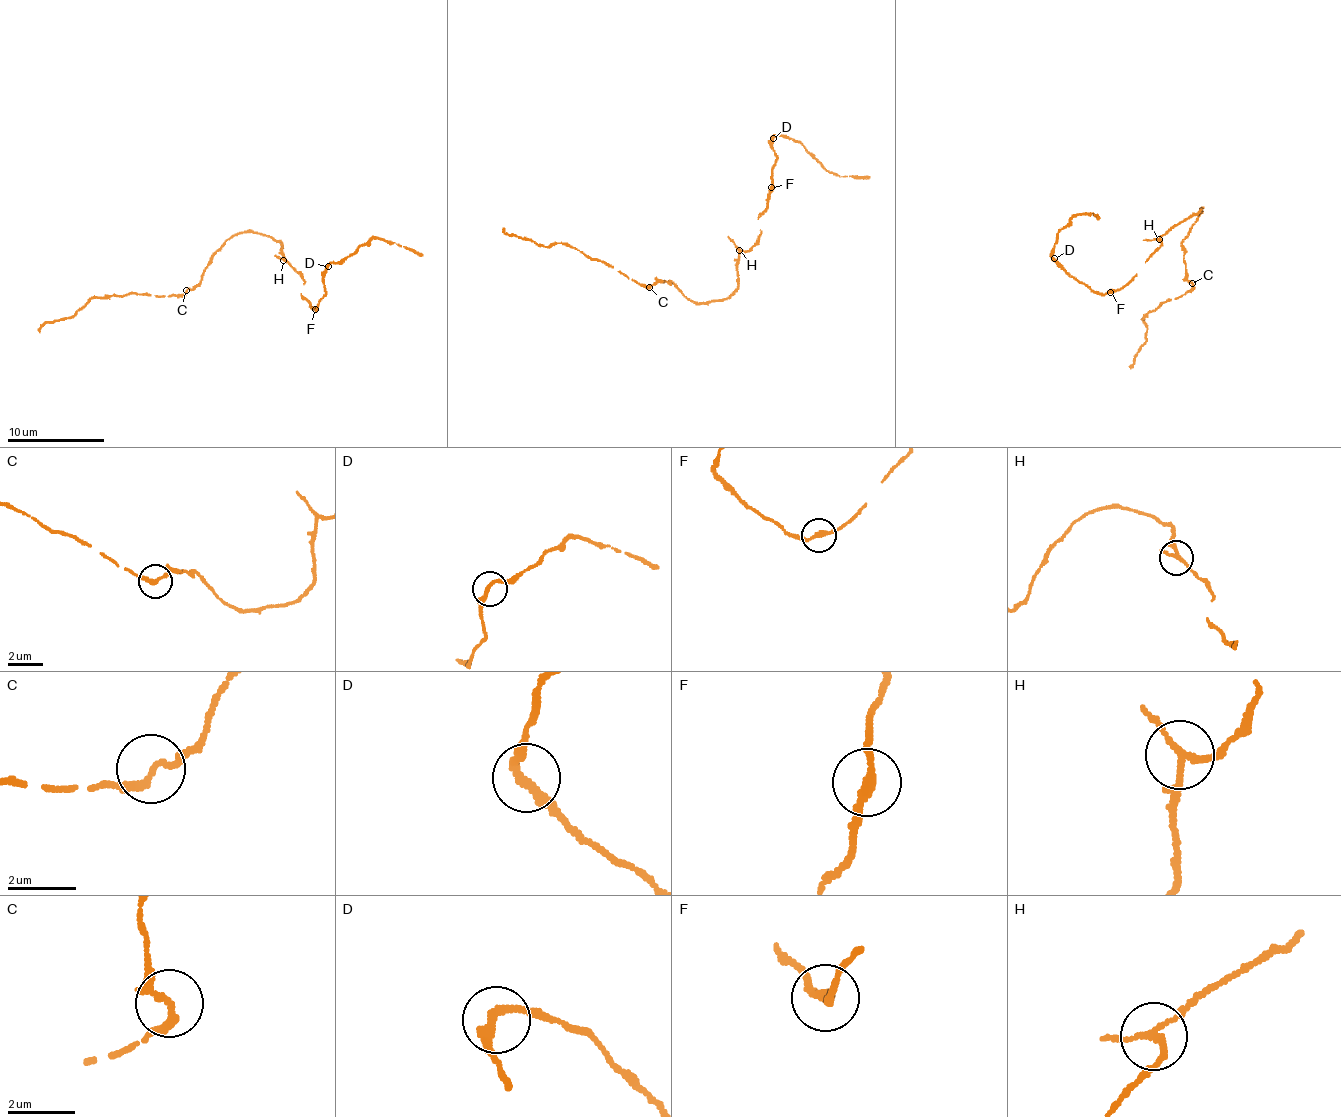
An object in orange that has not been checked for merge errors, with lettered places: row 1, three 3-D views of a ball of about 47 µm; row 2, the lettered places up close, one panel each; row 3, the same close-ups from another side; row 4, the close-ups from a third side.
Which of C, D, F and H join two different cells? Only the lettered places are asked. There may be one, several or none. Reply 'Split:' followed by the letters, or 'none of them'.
Split: none of them

